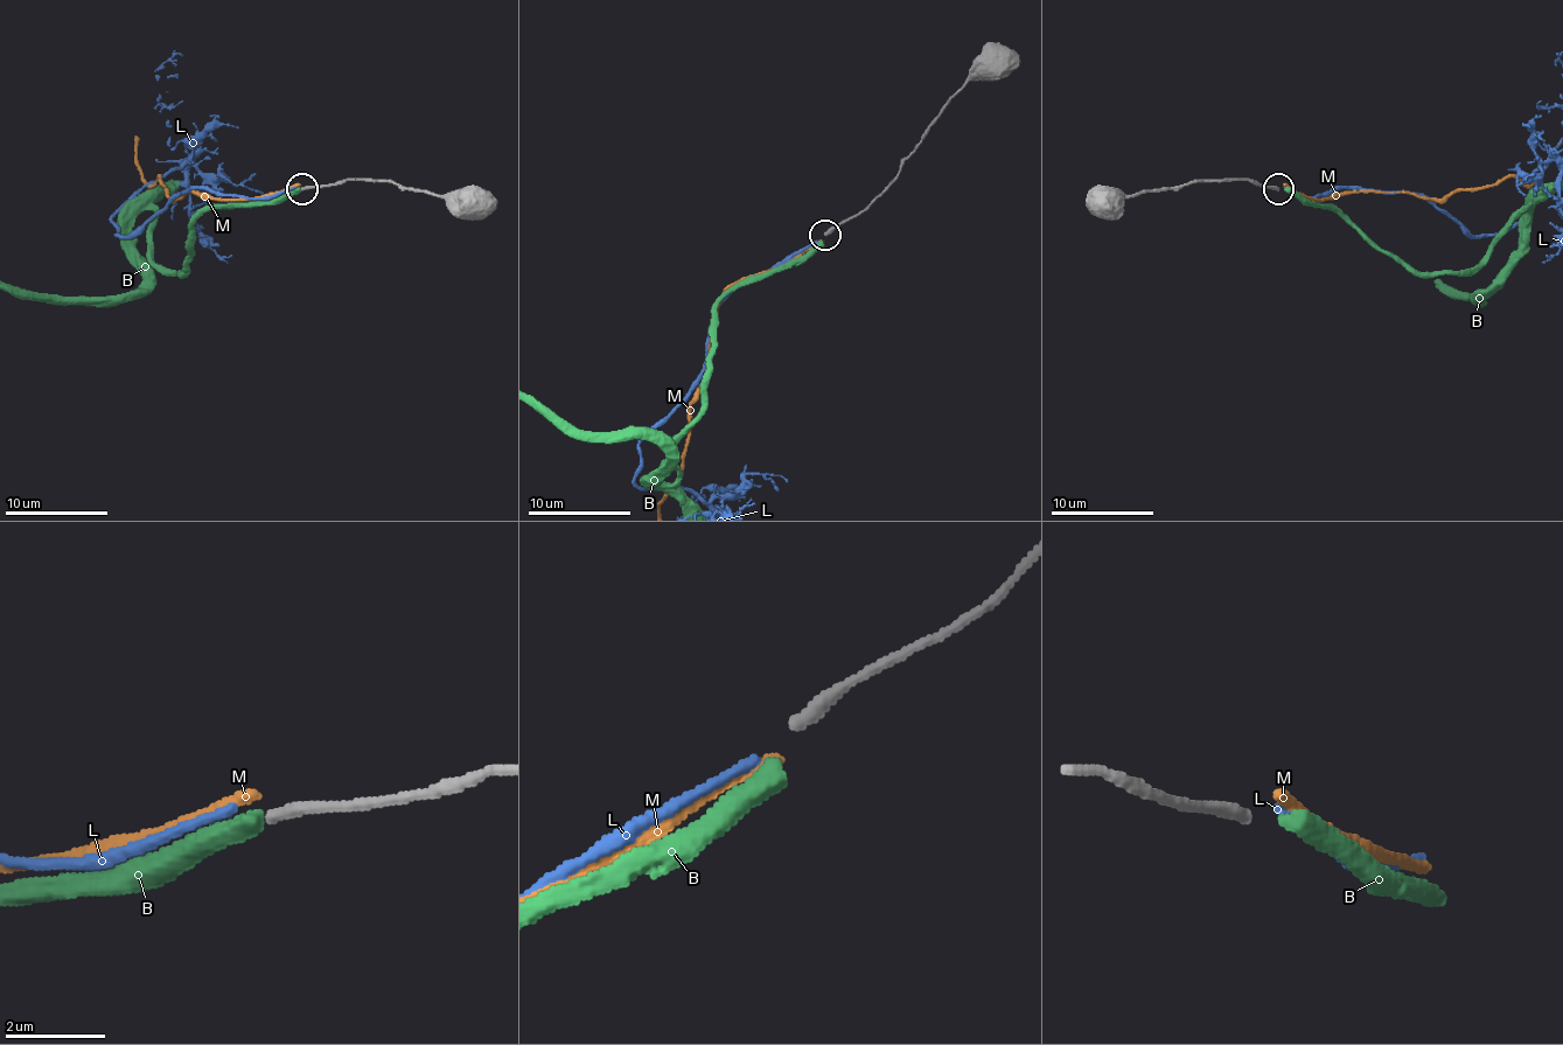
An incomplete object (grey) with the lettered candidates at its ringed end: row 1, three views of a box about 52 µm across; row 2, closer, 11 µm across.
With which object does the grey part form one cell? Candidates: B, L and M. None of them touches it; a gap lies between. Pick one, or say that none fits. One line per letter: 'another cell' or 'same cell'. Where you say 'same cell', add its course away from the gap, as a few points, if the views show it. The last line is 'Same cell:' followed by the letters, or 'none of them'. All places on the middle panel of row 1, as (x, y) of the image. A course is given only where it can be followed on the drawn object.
B: another cell
L: same cell
M: another cell
Same cell: L

